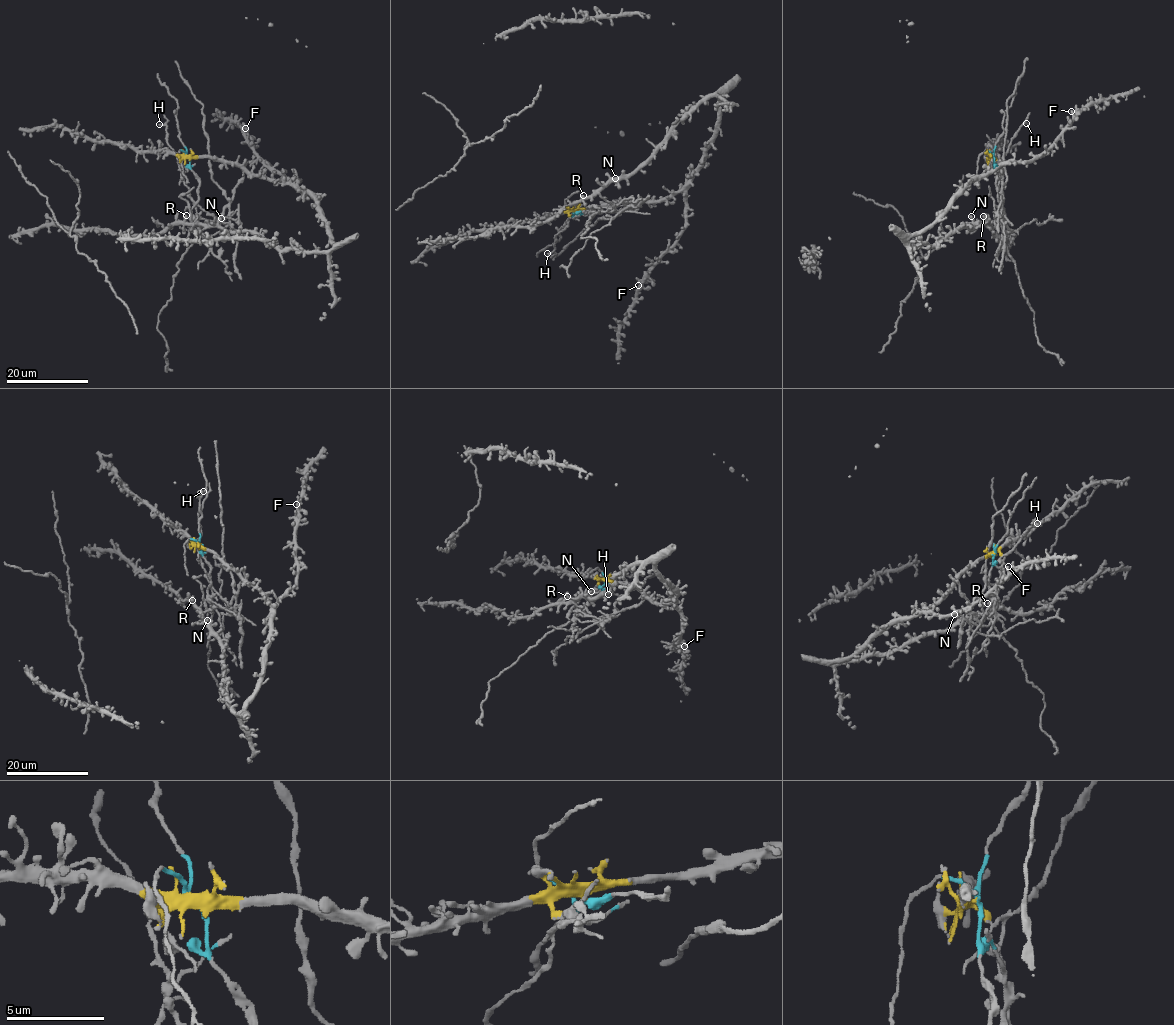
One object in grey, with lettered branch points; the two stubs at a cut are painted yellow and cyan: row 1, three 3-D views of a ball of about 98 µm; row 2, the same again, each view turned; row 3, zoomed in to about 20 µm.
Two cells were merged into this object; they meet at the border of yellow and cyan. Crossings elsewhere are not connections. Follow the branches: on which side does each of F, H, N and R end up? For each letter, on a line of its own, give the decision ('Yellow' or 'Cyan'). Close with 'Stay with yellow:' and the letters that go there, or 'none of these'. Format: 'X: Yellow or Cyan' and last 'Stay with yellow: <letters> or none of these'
F: Yellow
H: Cyan
N: Yellow
R: Yellow
Stay with yellow: F, N, R

